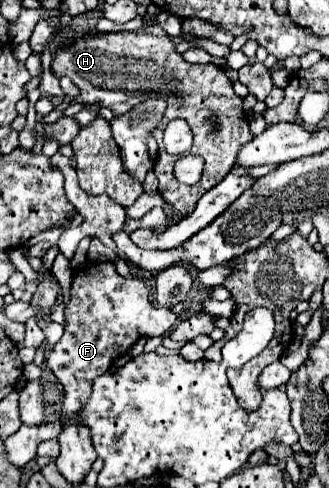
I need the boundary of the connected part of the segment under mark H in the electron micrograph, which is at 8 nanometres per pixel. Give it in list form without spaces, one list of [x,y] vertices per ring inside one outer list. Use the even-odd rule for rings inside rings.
[[[147,26],[135,32],[109,32],[109,34],[87,34],[75,40],[69,46],[59,46],[55,58],[51,62],[51,72],[61,78],[67,76],[79,88],[77,98],[71,104],[101,104],[109,106],[115,114],[125,114],[127,108],[147,100],[149,96],[161,96],[169,100],[167,112],[161,124],[155,128],[153,136],[157,140],[159,158],[155,162],[155,176],[159,180],[159,194],[173,206],[173,216],[183,212],[193,212],[197,200],[221,182],[229,170],[233,168],[235,156],[239,148],[251,140],[249,120],[243,112],[243,100],[233,92],[231,80],[225,72],[215,64],[191,64],[175,50],[175,42],[171,36],[159,26]],[[215,116],[219,120],[219,132],[213,132],[205,120]],[[183,118],[193,130],[193,148],[191,152],[201,154],[205,160],[203,182],[195,186],[185,186],[175,180],[173,166],[177,162],[175,156],[169,156],[163,148],[163,128],[175,120]]]

